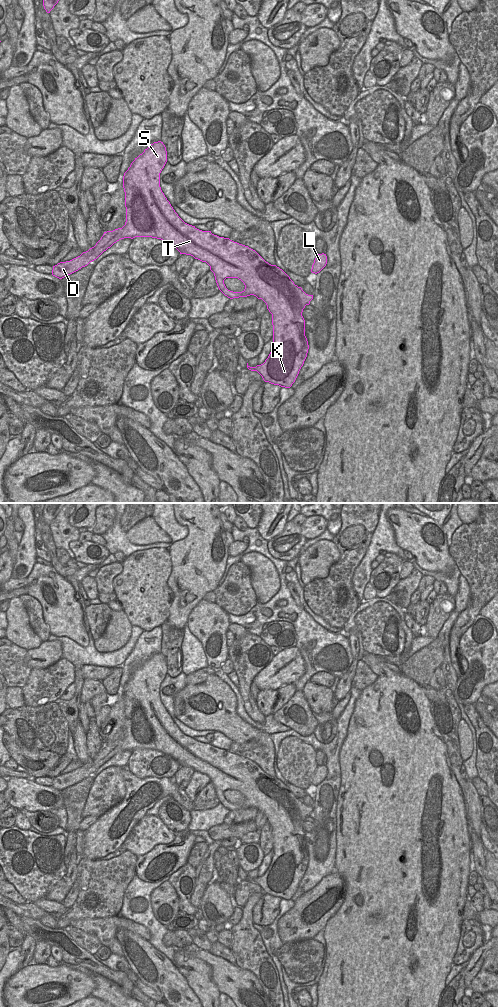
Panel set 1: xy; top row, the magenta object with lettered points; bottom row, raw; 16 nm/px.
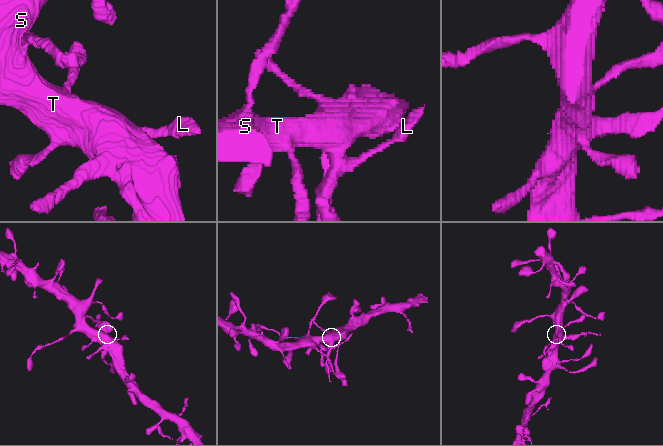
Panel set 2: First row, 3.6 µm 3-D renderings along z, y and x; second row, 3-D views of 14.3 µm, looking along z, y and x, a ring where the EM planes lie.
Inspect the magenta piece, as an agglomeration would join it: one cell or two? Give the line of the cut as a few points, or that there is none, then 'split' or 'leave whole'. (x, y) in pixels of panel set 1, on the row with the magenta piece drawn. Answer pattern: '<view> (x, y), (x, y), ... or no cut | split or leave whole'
xy (91, 248), (96, 258) | split

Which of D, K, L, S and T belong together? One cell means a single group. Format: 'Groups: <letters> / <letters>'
Groups: D / K L S T

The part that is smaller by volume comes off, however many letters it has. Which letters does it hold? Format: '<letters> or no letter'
D

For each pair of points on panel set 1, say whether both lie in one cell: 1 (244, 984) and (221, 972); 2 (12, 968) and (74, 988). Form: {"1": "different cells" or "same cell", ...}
{"1": "same cell", "2": "different cells"}

